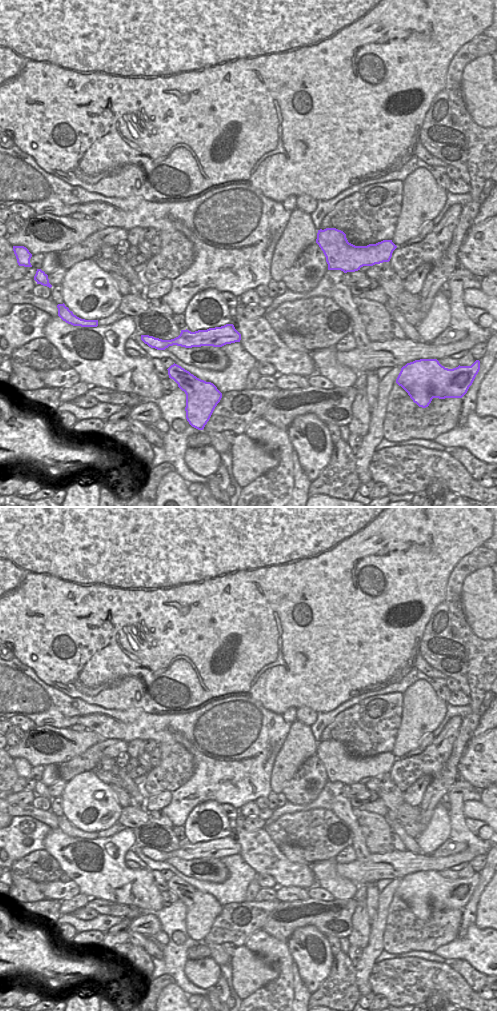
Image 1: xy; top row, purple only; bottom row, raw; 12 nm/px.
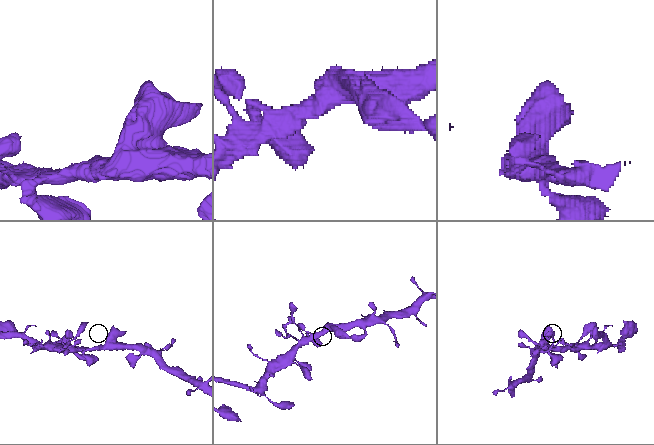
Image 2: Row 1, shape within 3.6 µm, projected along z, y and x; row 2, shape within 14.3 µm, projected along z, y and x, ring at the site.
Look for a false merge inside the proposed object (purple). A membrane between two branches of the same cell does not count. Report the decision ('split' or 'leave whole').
leave whole

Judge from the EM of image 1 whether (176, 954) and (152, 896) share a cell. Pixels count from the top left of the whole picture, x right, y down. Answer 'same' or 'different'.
different

